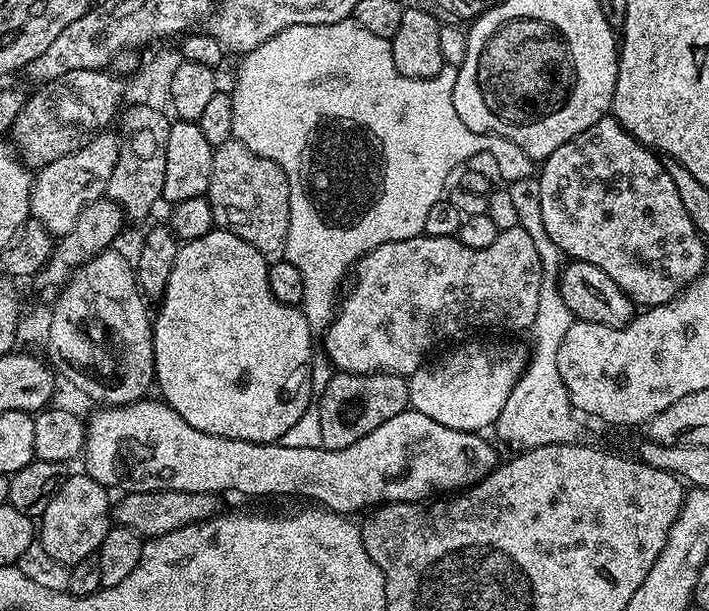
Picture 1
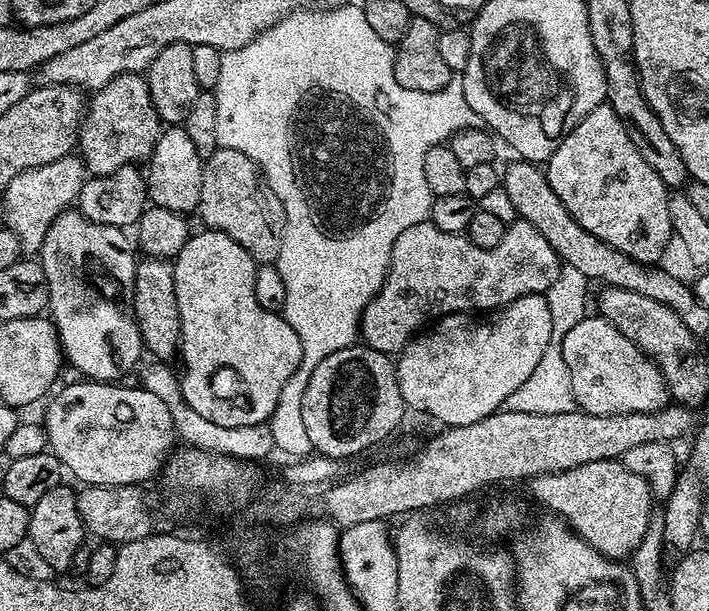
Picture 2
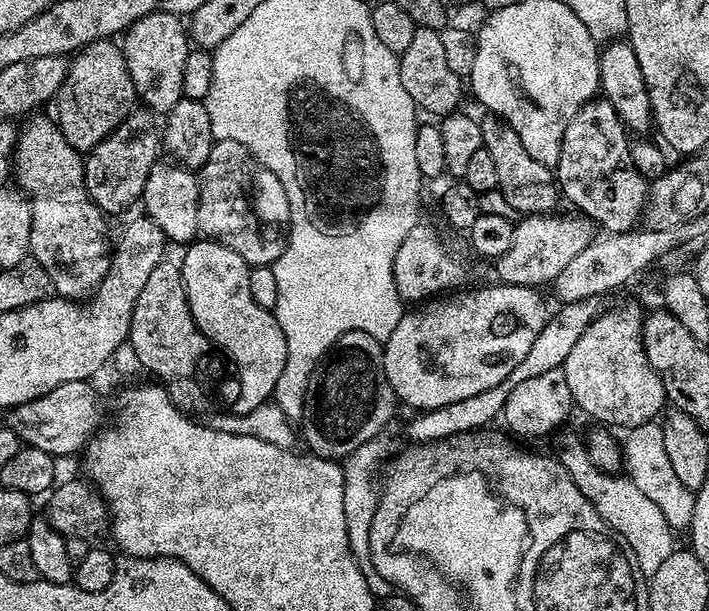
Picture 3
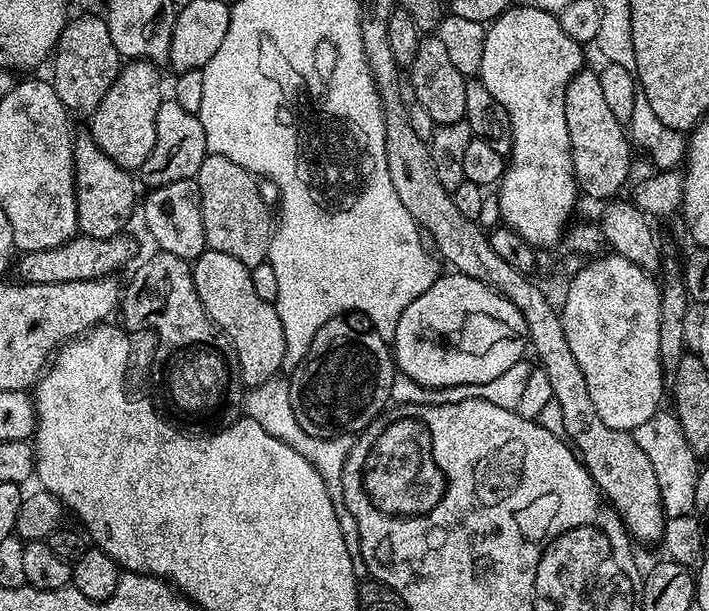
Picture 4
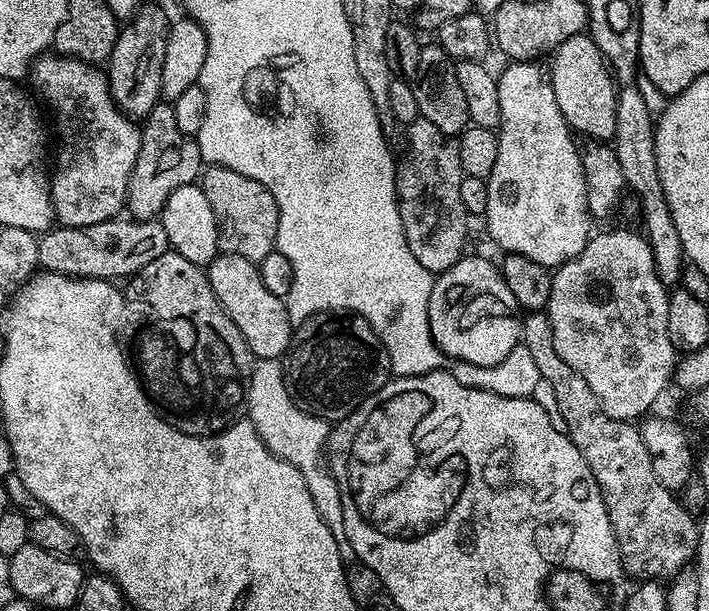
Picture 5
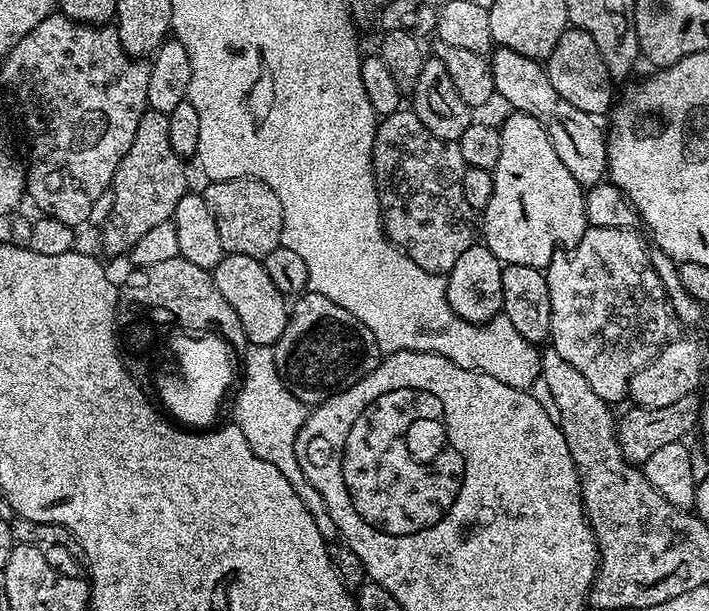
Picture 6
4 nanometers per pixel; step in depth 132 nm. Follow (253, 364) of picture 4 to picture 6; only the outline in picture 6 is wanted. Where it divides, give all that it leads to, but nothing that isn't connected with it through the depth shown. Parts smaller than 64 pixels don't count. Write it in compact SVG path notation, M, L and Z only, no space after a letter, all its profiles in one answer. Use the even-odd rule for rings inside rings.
M229 252L224 255L222 262L218 262L216 268L211 269L211 274L214 278L214 286L218 286L222 298L226 298L226 302L230 302L234 314L238 314L238 318L242 321L242 330L246 330L246 338L249 344L270 344L275 346L278 338L282 338L282 330L286 330L290 308L286 303L286 298L278 290L278 286L274 286L270 274L266 274L263 260L255 260L246 254Z

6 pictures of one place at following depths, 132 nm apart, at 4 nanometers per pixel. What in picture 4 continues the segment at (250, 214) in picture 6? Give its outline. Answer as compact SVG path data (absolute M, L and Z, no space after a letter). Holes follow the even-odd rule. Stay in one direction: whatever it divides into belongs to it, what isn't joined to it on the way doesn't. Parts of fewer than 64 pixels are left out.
M209 154L204 157L194 179L200 188L202 222L208 248L230 254L230 258L238 258L238 262L250 269L265 263L274 235L274 216L268 213L264 205L264 196L256 185L257 177L238 166L238 162L230 162L230 158Z

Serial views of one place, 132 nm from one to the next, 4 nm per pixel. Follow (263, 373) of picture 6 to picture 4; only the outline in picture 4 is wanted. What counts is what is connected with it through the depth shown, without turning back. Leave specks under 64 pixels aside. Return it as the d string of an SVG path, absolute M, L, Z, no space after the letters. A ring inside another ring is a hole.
M280 379L267 380L262 382L262 386L251 389L244 397L243 411L247 419L258 422L258 426L262 426L266 434L274 434L278 442L286 442L291 448L298 450L298 454L302 454L302 458L306 458L306 462L310 462L310 466L314 466L314 470L322 474L322 482L326 482L330 502L334 502L334 510L338 514L338 526L342 526L342 534L356 538L358 522L354 522L354 514L350 514L346 506L346 494L342 494L342 470L346 470L346 458L352 449L353 437L346 435L318 438L314 434L306 434L306 430L302 430L302 426L298 423L298 418L294 418L294 410L290 402L290 383L287 379Z

